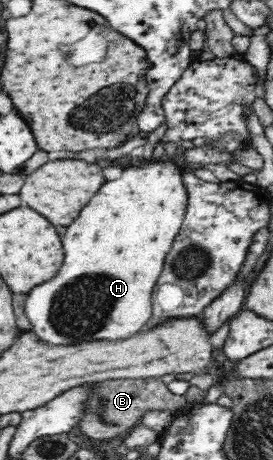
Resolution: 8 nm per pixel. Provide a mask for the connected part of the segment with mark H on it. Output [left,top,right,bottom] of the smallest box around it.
[24,157,188,345]

